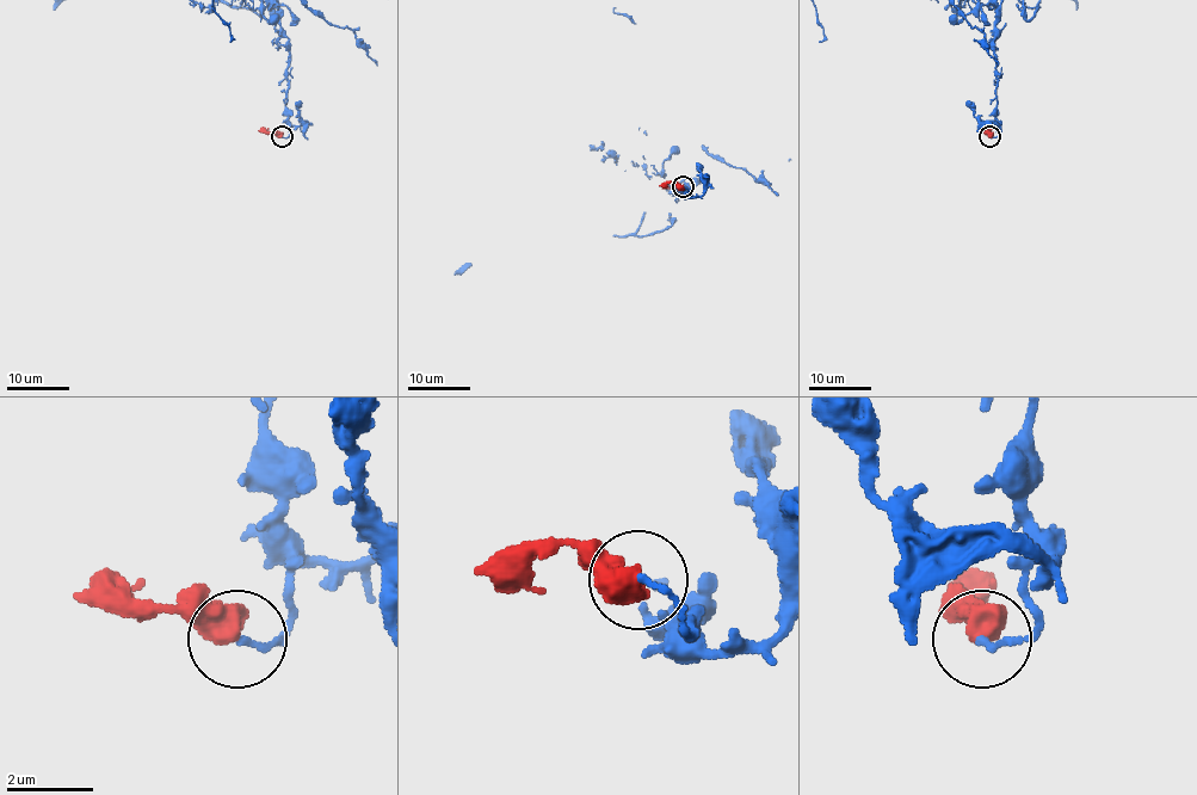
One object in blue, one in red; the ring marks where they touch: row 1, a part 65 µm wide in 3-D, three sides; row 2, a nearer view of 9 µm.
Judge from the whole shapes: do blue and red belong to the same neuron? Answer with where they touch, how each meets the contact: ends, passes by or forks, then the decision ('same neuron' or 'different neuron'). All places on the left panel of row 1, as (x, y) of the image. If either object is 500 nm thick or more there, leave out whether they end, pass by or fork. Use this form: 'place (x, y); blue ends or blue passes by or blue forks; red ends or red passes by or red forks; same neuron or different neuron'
place (282, 136); different neuron

